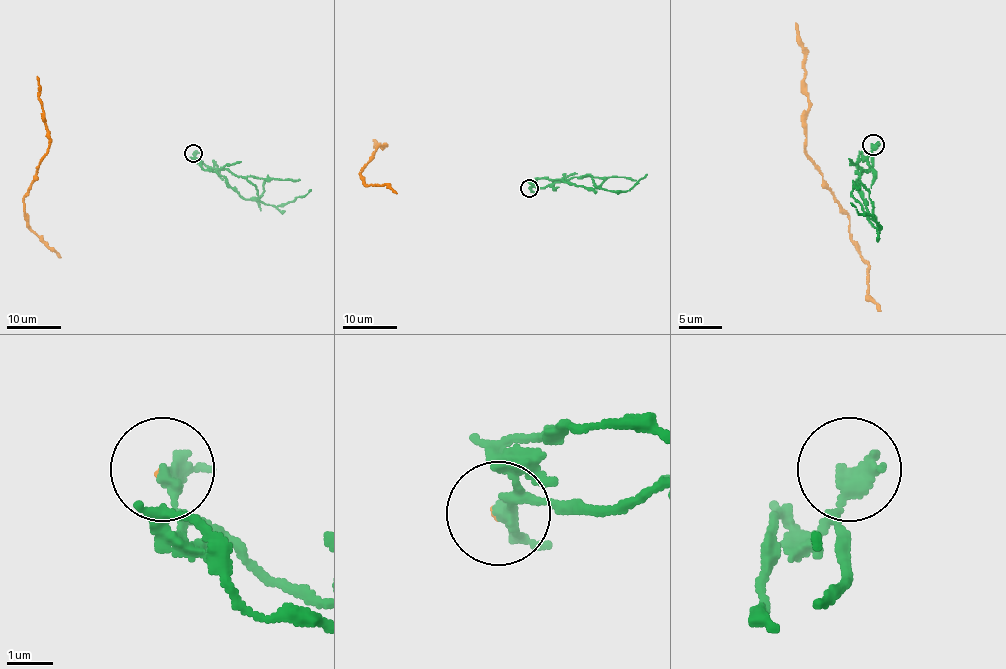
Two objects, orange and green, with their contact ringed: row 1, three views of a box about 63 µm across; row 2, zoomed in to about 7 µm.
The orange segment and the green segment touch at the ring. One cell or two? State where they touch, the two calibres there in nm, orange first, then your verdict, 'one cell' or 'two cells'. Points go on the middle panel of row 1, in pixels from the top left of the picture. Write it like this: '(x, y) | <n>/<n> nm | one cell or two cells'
(529, 188) | 50/240 nm | two cells

